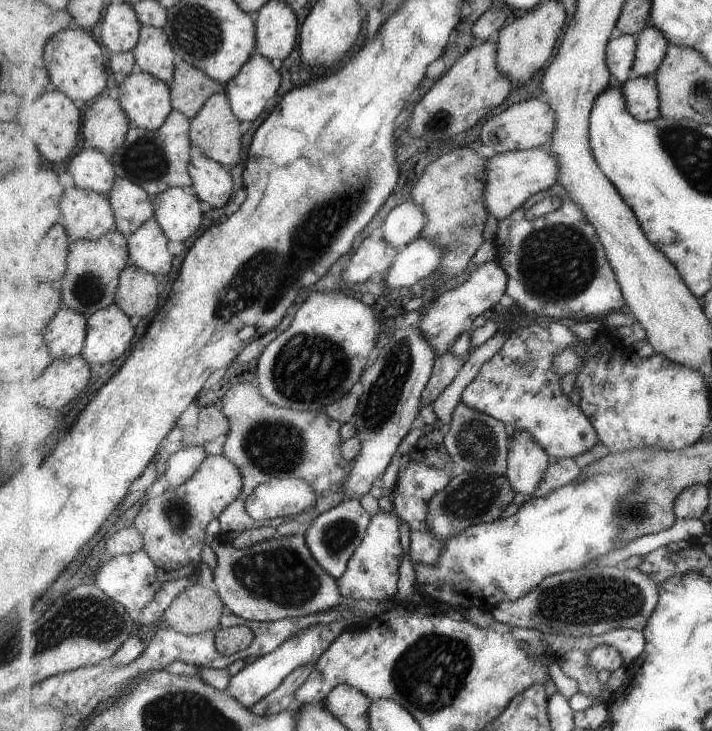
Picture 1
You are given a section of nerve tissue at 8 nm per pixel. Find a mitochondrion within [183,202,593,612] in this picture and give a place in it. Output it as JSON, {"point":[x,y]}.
{"point":[309,369]}

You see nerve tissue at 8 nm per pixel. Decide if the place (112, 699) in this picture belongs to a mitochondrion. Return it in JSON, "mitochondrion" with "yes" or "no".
{"mitochondrion":"no"}

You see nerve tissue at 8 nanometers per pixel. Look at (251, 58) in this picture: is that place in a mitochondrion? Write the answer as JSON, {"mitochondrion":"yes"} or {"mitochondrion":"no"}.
{"mitochondrion":"no"}

